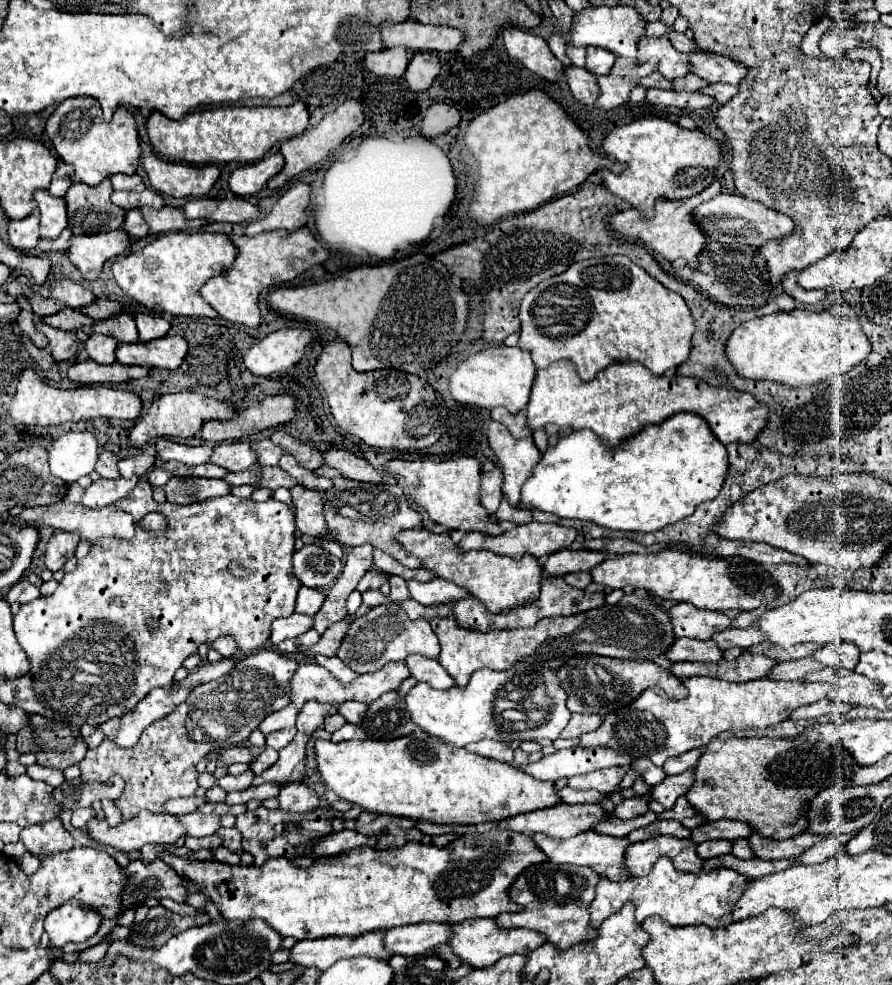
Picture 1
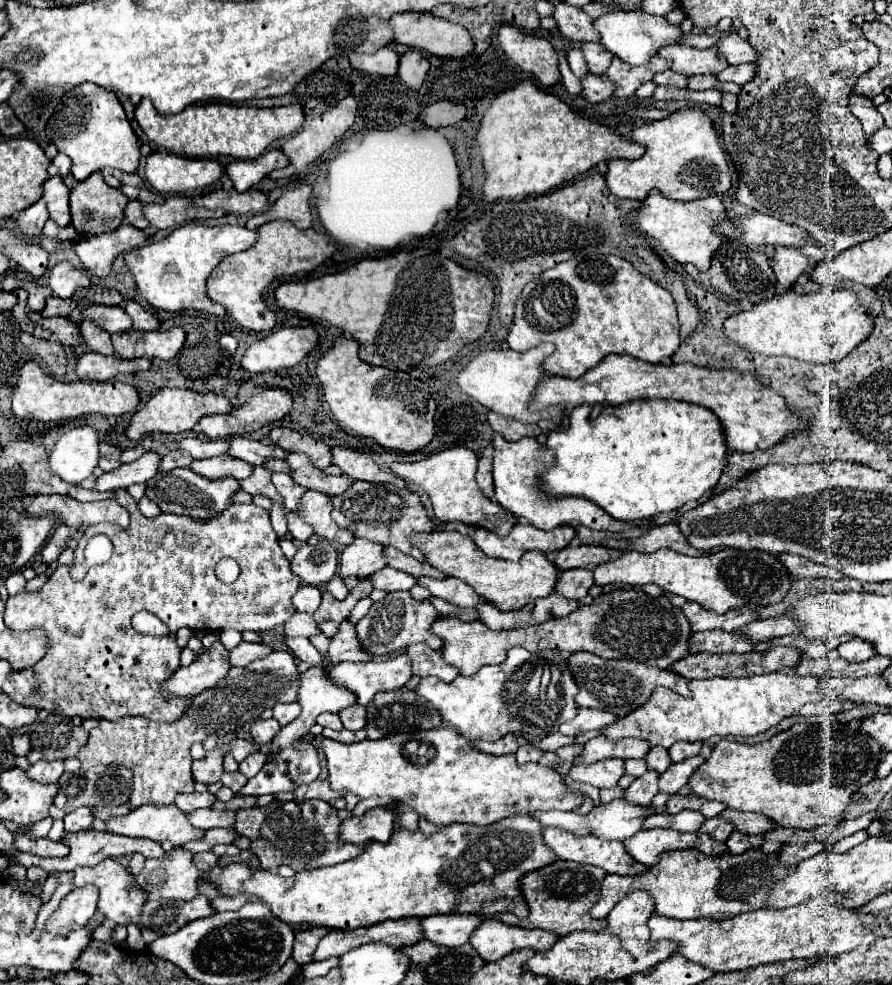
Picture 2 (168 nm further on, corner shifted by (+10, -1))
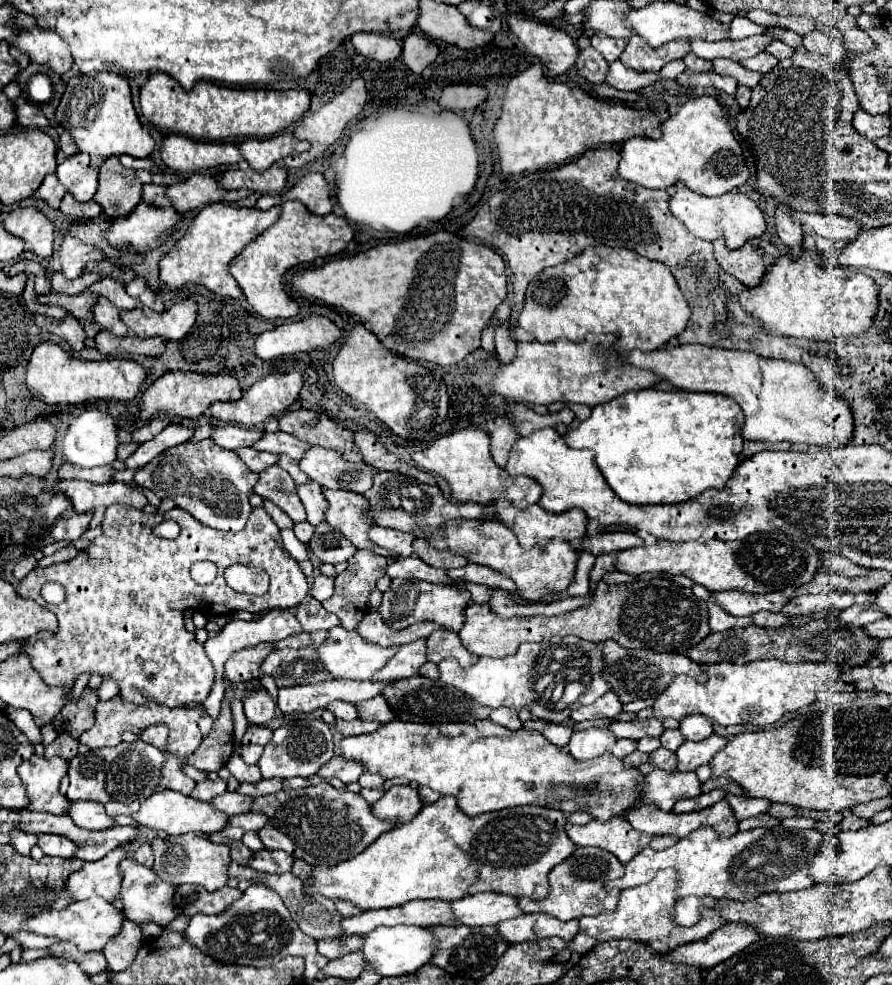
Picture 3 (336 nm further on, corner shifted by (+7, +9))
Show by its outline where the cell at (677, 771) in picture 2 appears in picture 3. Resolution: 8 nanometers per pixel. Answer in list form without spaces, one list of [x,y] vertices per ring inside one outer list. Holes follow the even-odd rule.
[[[715,733],[709,739],[703,739],[697,743],[685,741],[677,749],[677,757],[679,757],[677,771],[695,771],[697,767],[709,763],[713,759],[713,755],[719,753],[725,745],[727,745],[727,739],[721,735],[715,735]]]

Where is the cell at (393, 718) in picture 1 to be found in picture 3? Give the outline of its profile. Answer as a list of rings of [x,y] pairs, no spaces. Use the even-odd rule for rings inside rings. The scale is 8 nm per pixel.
[[[421,675],[403,679],[403,681],[395,683],[393,687],[389,685],[383,691],[383,697],[387,699],[391,709],[395,711],[397,719],[409,721],[409,723],[431,723],[431,725],[475,723],[479,719],[487,719],[489,711],[491,711],[489,707],[481,707],[479,703],[473,703],[473,699],[469,699],[469,695],[465,695],[463,691],[457,691],[457,687],[449,687],[447,683],[431,681],[431,679],[421,677]]]

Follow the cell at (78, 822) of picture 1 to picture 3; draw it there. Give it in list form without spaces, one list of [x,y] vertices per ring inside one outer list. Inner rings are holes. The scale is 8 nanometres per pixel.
[[[77,801],[71,805],[69,817],[75,825],[91,831],[103,831],[105,827],[113,827],[115,821],[105,813],[105,807],[95,801]]]

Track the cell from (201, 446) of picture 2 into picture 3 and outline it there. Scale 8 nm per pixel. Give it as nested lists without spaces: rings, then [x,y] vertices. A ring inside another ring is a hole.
[[[219,425],[211,439],[223,449],[237,449],[245,445],[251,447],[253,443],[257,443],[259,437],[261,437],[261,431],[257,429],[249,429],[241,425]]]

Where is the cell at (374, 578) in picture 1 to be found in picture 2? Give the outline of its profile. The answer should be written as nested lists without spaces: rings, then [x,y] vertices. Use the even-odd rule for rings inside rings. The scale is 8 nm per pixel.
[[[384,567],[372,573],[370,581],[374,589],[384,589],[384,591],[408,591],[412,585],[416,585],[414,577],[410,577],[404,571],[396,571],[392,567]]]

